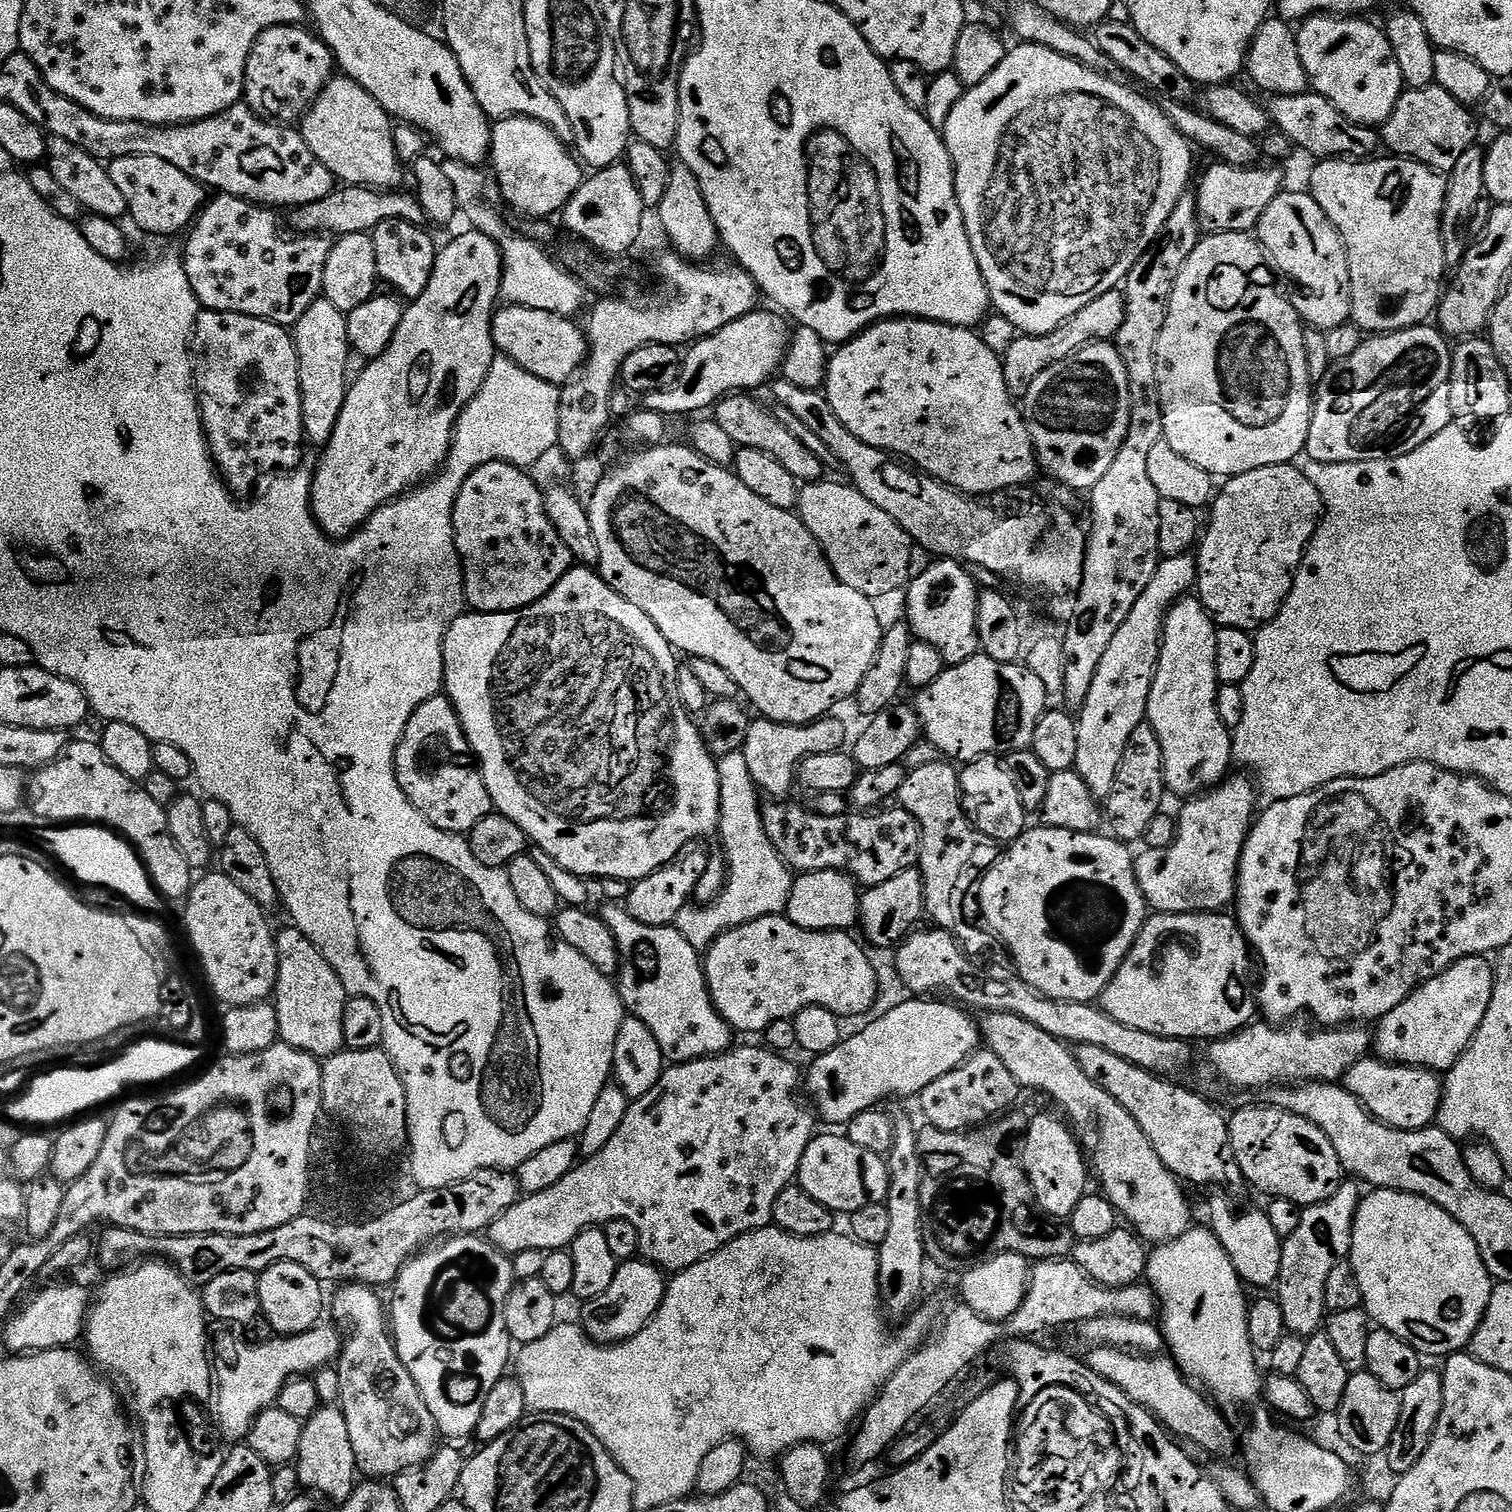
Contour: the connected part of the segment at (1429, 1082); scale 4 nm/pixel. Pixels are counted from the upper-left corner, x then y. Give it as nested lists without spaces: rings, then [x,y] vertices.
[[[1365,1058],[1357,1062],[1344,1075],[1342,1087],[1358,1100],[1375,1120],[1380,1120],[1388,1128],[1407,1132],[1418,1132],[1429,1127],[1440,1115],[1440,1100],[1444,1096],[1441,1077],[1428,1068],[1413,1068],[1402,1064],[1389,1064],[1379,1058]]]

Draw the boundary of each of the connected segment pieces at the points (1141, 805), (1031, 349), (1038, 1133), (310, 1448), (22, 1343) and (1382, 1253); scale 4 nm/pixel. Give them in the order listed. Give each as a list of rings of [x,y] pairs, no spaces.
[[[1145,722],[1130,734],[1130,742],[1122,750],[1122,762],[1118,766],[1118,774],[1114,774],[1114,786],[1107,800],[1103,801],[1102,812],[1106,817],[1106,828],[1113,840],[1129,846],[1143,841],[1150,822],[1161,815],[1160,803],[1166,797],[1164,783],[1164,759],[1162,746],[1158,742],[1158,734],[1151,724]]]
[[[1119,287],[1112,288],[1109,292],[1104,291],[1097,291],[1087,302],[1081,303],[1073,316],[1052,332],[1017,335],[1002,356],[1004,378],[1008,382],[1009,389],[1023,389],[1026,382],[1036,377],[1045,364],[1051,364],[1053,360],[1060,359],[1062,354],[1073,351],[1079,345],[1089,343],[1090,338],[1100,338],[1105,334],[1115,333],[1124,317],[1124,293]]]
[[[1032,1116],[1022,1141],[1022,1163],[1032,1187],[1036,1207],[1045,1217],[1056,1222],[1067,1221],[1074,1206],[1089,1191],[1090,1168],[1073,1133],[1052,1116]]]
[[[321,1406],[310,1419],[303,1421],[302,1438],[294,1467],[301,1489],[325,1501],[343,1502],[352,1497],[352,1490],[358,1484],[358,1469],[353,1447],[350,1446],[350,1434],[346,1430],[346,1418],[339,1407]]]
[[[68,1284],[65,1288],[44,1288],[26,1304],[3,1325],[4,1344],[9,1348],[9,1353],[31,1354],[49,1352],[55,1348],[72,1348],[75,1340],[79,1341],[83,1337],[84,1325],[90,1311],[90,1292],[88,1296],[82,1285]]]
[[[1389,1188],[1369,1191],[1361,1199],[1354,1218],[1350,1263],[1354,1270],[1354,1278],[1358,1278],[1358,1290],[1362,1290],[1362,1298],[1364,1299],[1362,1307],[1376,1328],[1385,1328],[1390,1334],[1402,1338],[1402,1342],[1409,1344],[1414,1351],[1420,1353],[1421,1357],[1424,1358],[1428,1358],[1428,1356],[1447,1358],[1465,1351],[1471,1345],[1472,1336],[1478,1330],[1478,1326],[1486,1314],[1486,1306],[1490,1302],[1494,1281],[1486,1270],[1486,1262],[1482,1262],[1482,1254],[1478,1254],[1478,1246],[1474,1242],[1474,1238],[1470,1238],[1470,1234],[1466,1234],[1466,1226],[1454,1222],[1454,1218],[1450,1218],[1450,1214],[1446,1214],[1446,1210],[1442,1210],[1442,1206],[1409,1192],[1399,1192]]]

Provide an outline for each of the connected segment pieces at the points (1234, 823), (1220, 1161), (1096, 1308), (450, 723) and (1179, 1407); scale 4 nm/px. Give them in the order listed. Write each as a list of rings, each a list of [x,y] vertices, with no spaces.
[[[1233,775],[1203,793],[1199,798],[1192,798],[1178,815],[1176,842],[1166,848],[1148,848],[1135,857],[1136,878],[1149,909],[1160,914],[1183,916],[1194,912],[1215,912],[1233,903],[1236,899],[1236,876],[1240,872],[1240,855],[1248,833],[1252,831],[1254,817],[1257,815],[1256,800],[1258,792],[1251,779]]]
[[[1077,1044],[1074,1055],[1082,1074],[1106,1090],[1106,1094],[1110,1094],[1110,1098],[1118,1101],[1130,1118],[1138,1122],[1150,1146],[1154,1146],[1154,1154],[1162,1158],[1162,1166],[1173,1172],[1177,1180],[1213,1184],[1228,1198],[1243,1194],[1246,1181],[1230,1146],[1228,1120],[1206,1097],[1180,1084],[1171,1084],[1171,1079],[1142,1070],[1126,1062],[1126,1058],[1118,1058],[1118,1054],[1109,1054],[1102,1050],[1102,1046]]]
[[[1070,1258],[1041,1260],[1031,1269],[1026,1298],[1020,1309],[1006,1321],[1006,1328],[1007,1335],[1012,1338],[1036,1338],[1047,1328],[1064,1328],[1067,1324],[1079,1326],[1099,1316],[1121,1316],[1148,1322],[1157,1312],[1156,1294],[1147,1283],[1107,1289],[1095,1284]]]
[[[447,695],[416,705],[396,748],[396,781],[406,798],[438,830],[467,834],[493,811],[492,799]]]
[[[1096,1346],[1091,1351],[1086,1356],[1090,1370],[1094,1370],[1094,1374],[1102,1374],[1102,1378],[1114,1382],[1114,1386],[1126,1390],[1129,1401],[1133,1405],[1141,1404],[1146,1411],[1153,1412],[1148,1414],[1157,1421],[1160,1419],[1165,1424],[1161,1425],[1173,1437],[1197,1444],[1202,1451],[1216,1456],[1212,1458],[1228,1458],[1224,1456],[1230,1455],[1235,1448],[1237,1451],[1237,1437],[1236,1440],[1232,1437],[1227,1422],[1220,1414],[1221,1409],[1176,1367],[1175,1360],[1164,1354],[1133,1354],[1128,1350],[1107,1346]]]

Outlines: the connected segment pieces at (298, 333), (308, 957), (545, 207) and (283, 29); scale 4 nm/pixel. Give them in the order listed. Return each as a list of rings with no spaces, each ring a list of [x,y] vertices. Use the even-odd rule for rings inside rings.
[[[313,299],[294,325],[296,353],[300,363],[298,378],[300,379],[300,393],[302,394],[304,434],[309,445],[317,444],[317,446],[323,446],[328,443],[328,433],[332,432],[336,425],[336,414],[342,406],[344,393],[350,383],[350,375],[348,376],[348,352],[350,353],[350,345],[348,342],[347,315],[342,311],[339,303],[333,302],[331,299],[328,299],[329,301],[320,299]]]
[[[295,926],[287,927],[275,933],[278,974],[274,1003],[280,1040],[317,1058],[336,1056],[345,1051],[342,1014],[349,994],[324,955]]]
[[[508,114],[492,124],[490,165],[496,171],[496,184],[510,205],[530,212],[534,218],[552,218],[567,206],[586,176],[580,173],[582,164],[573,149],[564,144],[567,143],[547,124],[531,116]]]
[[[274,24],[265,28],[249,50],[242,69],[244,96],[252,108],[292,122],[311,105],[321,88],[334,75],[334,57],[331,48],[315,31],[307,32],[304,26]],[[333,68],[333,69],[332,69]],[[269,112],[269,113],[268,113]]]

